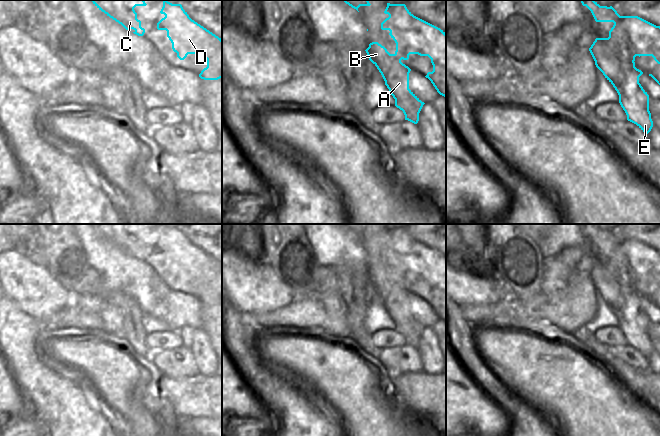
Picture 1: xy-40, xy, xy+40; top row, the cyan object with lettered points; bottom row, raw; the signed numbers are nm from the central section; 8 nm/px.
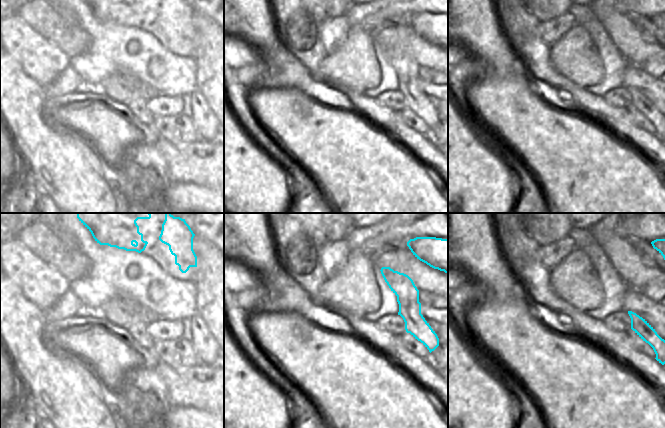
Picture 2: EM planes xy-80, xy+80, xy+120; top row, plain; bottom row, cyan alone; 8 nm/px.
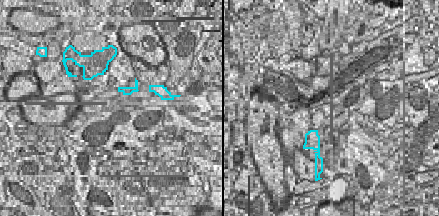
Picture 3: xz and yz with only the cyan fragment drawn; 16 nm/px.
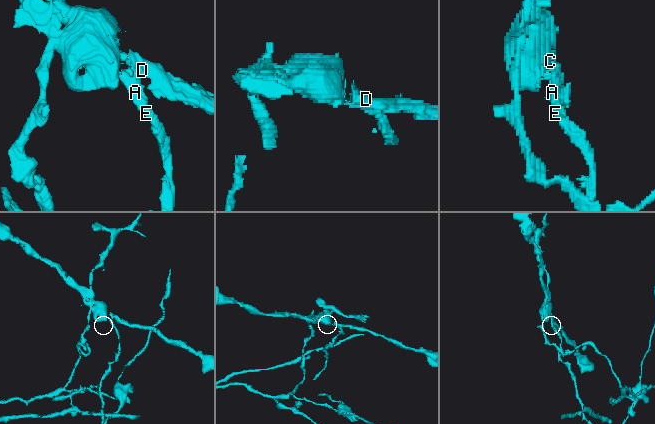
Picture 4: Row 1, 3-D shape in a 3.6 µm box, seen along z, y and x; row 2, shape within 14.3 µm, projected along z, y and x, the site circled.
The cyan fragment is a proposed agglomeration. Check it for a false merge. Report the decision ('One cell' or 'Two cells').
Two cells

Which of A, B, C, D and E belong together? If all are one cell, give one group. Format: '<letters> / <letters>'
A B E / C D

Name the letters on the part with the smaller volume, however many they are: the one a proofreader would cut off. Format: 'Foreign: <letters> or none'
Foreign: A, B, E

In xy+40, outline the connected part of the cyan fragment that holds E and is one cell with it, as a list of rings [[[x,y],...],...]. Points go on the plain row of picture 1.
[[[596,262],[589,275],[596,291],[617,315],[627,344],[648,358],[653,351],[649,319],[639,307],[639,301],[643,296],[635,291],[633,277],[629,271],[610,272],[600,262]]]

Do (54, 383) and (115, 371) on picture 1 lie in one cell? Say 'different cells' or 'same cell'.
different cells

